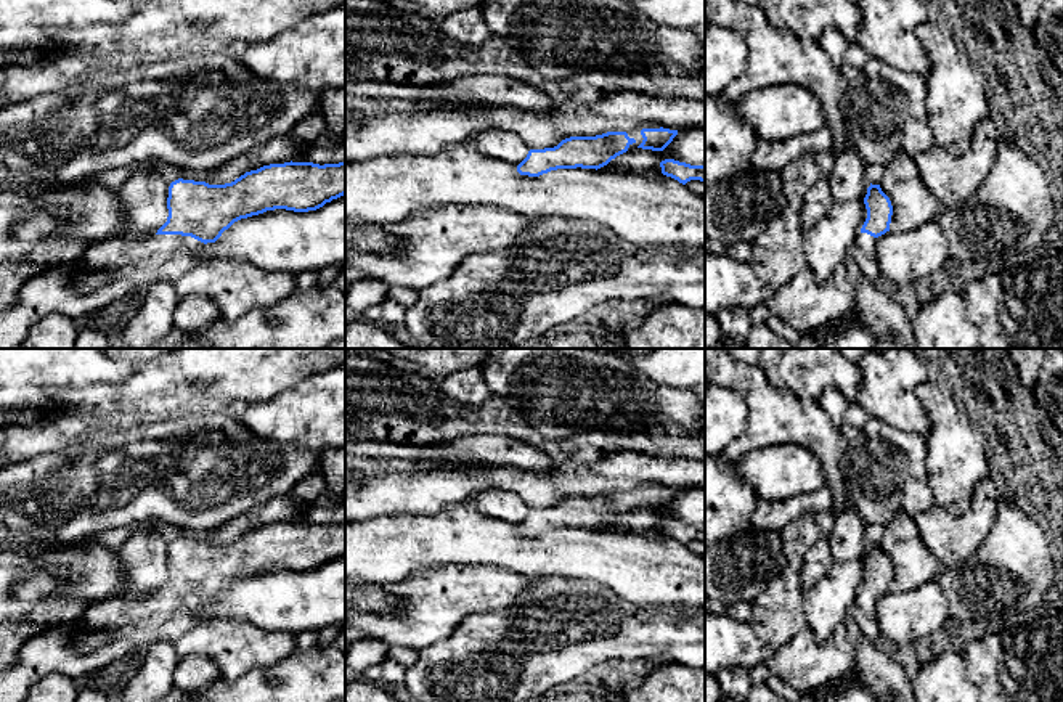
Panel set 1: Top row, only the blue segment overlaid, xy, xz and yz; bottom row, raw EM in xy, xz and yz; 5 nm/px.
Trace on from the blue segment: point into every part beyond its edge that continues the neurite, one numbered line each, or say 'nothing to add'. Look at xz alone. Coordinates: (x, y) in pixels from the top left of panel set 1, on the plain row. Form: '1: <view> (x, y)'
1: xz (635, 493)

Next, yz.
1: yz (863, 611)

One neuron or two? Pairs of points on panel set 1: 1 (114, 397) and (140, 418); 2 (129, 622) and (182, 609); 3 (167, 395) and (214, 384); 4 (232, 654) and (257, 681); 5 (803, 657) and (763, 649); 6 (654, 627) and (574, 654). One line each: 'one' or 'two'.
1: two
2: one
3: one
4: two
5: two
6: one

